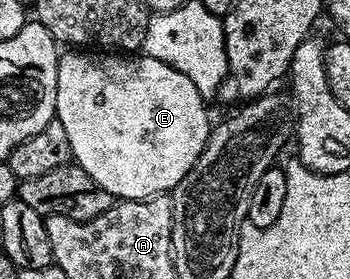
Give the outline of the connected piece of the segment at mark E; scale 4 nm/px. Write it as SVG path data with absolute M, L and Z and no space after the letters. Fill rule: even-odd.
M64 52L60 56L59 66L57 67L57 107L55 108L55 115L61 123L61 127L65 127L66 133L69 135L69 147L74 164L80 165L85 171L89 171L89 175L93 175L93 179L97 179L97 183L101 183L101 187L105 187L105 191L112 193L116 199L146 201L149 197L170 194L171 190L177 187L177 183L181 183L181 179L185 179L185 175L189 175L193 163L197 163L205 143L211 138L213 121L207 118L207 109L203 106L202 95L199 94L202 93L200 86L195 85L193 79L181 75L181 71L177 71L173 67L146 55L135 55L128 59L123 55L95 55L99 57L90 57L87 53L90 52Z

